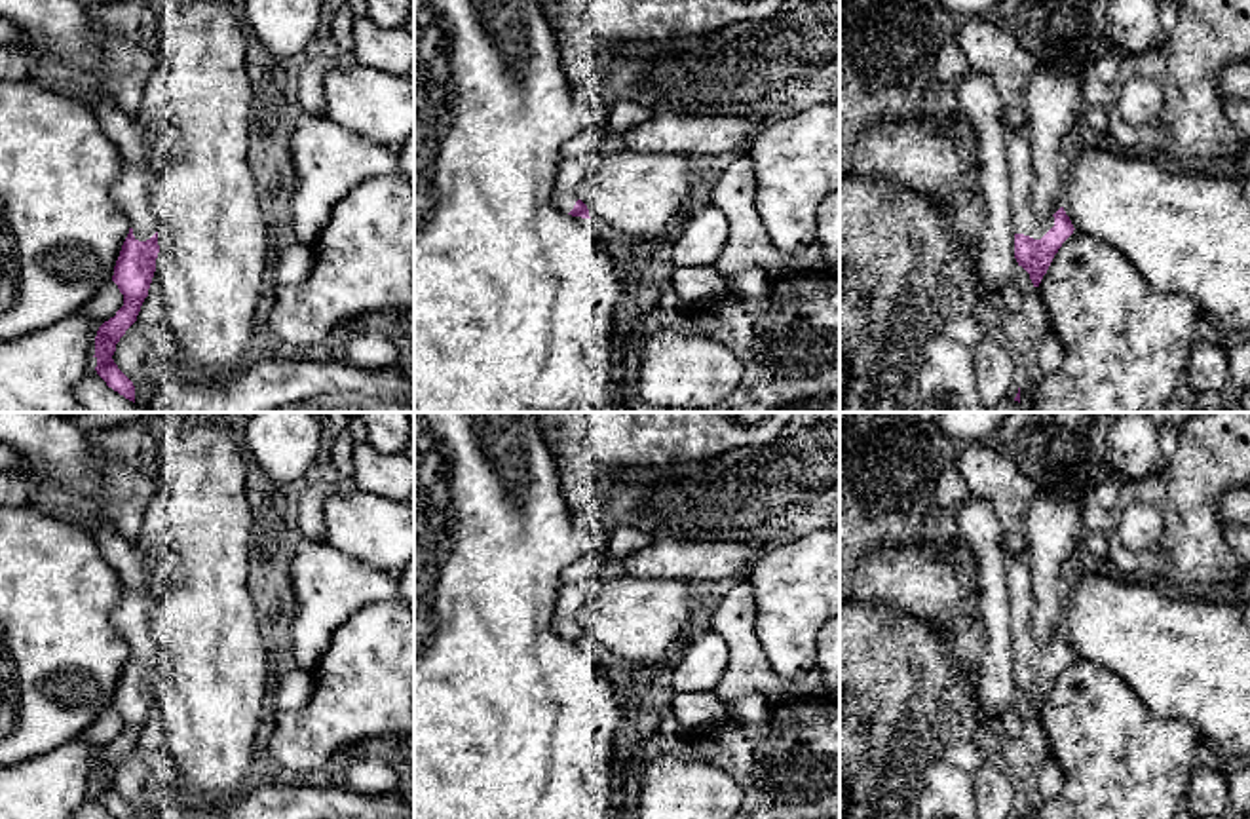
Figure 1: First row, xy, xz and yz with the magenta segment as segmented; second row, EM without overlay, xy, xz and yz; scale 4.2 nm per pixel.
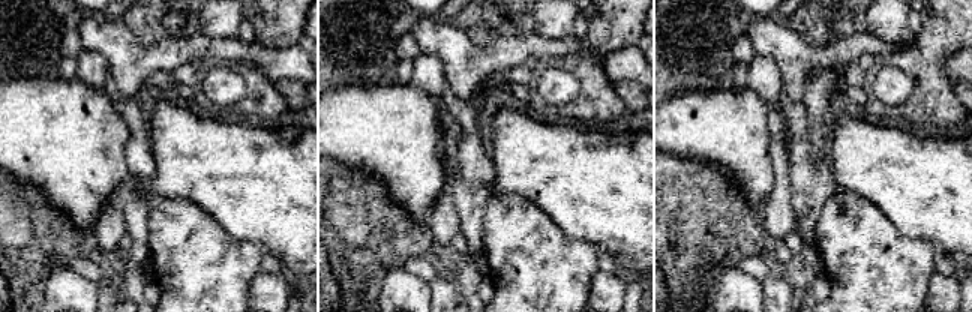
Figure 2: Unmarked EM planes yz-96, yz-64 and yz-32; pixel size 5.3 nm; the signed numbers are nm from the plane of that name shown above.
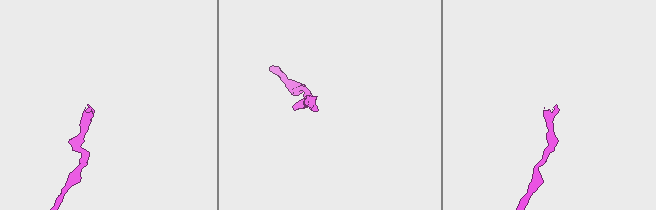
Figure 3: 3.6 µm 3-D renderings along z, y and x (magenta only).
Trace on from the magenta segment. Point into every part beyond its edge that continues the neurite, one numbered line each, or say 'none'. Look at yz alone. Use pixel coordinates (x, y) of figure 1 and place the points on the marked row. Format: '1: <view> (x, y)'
1: yz (1026, 221)

